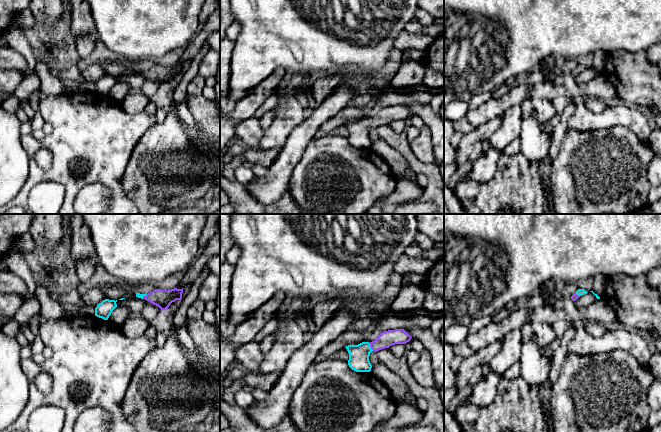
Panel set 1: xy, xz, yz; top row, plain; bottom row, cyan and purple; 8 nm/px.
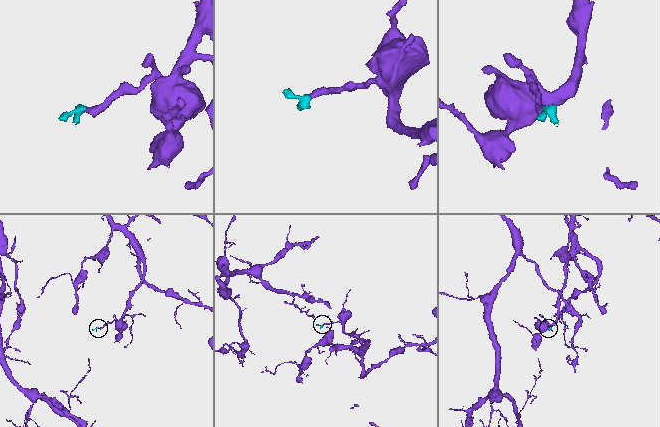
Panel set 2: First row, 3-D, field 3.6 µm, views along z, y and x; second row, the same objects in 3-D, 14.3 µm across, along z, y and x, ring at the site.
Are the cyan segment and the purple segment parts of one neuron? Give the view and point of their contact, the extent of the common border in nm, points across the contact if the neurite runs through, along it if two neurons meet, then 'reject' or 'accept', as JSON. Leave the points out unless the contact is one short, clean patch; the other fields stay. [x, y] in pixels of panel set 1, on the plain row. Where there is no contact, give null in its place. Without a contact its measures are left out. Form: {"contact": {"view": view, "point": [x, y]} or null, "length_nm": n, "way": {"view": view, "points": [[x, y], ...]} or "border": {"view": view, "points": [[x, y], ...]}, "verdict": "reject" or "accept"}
{"contact": {"view": "xz", "point": [370, 123]}, "length_nm": 70, "way": {"view": "xz", "points": [[359, 130], [365, 124], [370, 123], [388, 114]]}, "verdict": "accept"}

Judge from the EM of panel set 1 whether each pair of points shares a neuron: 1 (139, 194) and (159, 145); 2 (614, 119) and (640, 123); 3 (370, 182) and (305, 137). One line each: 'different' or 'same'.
1: same
2: same
3: different

